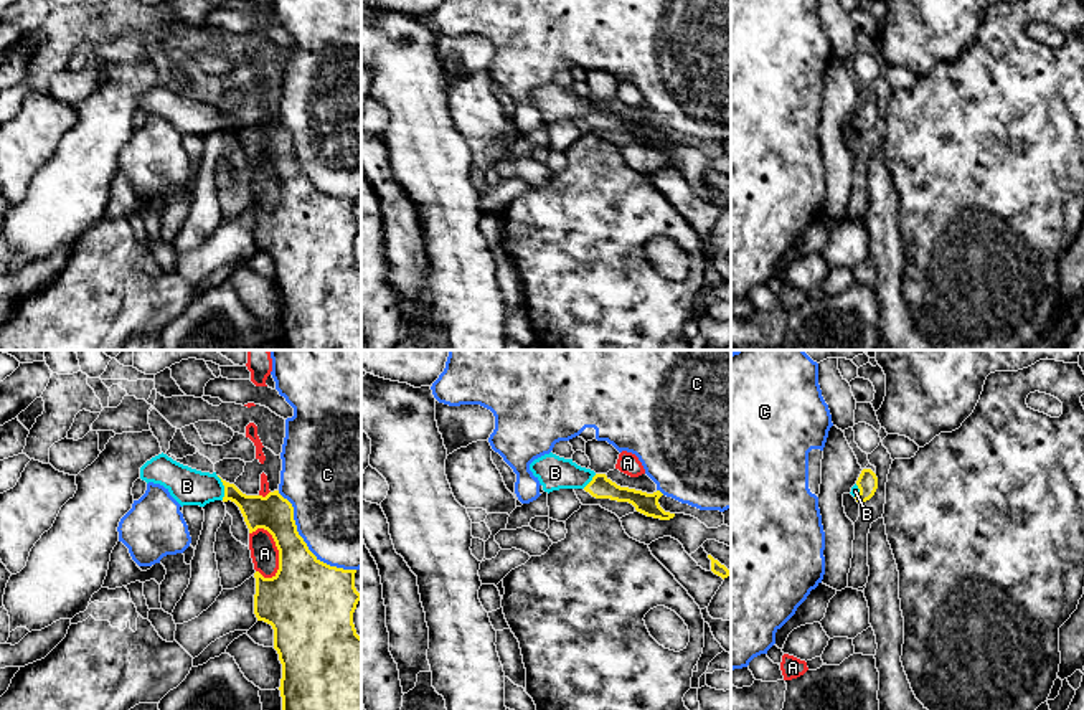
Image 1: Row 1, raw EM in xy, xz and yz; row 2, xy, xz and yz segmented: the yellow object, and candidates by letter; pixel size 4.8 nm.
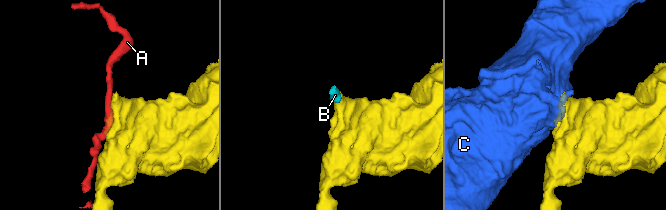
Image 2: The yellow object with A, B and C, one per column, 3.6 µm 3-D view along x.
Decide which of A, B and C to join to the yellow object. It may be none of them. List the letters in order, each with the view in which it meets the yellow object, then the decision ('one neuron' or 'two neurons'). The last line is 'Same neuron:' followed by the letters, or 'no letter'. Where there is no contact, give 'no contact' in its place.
A: contact in xy; two neurons
B: contact in xy; one neuron
C: contact in xy; two neurons
Same neuron: B

